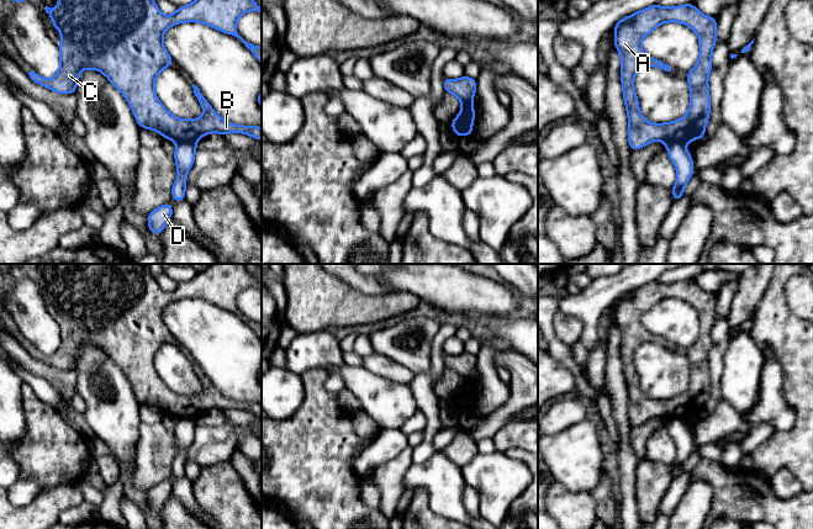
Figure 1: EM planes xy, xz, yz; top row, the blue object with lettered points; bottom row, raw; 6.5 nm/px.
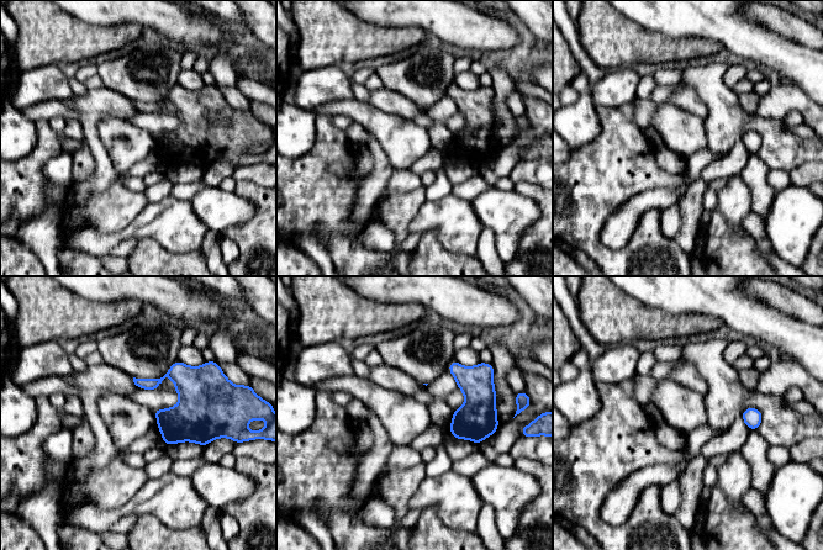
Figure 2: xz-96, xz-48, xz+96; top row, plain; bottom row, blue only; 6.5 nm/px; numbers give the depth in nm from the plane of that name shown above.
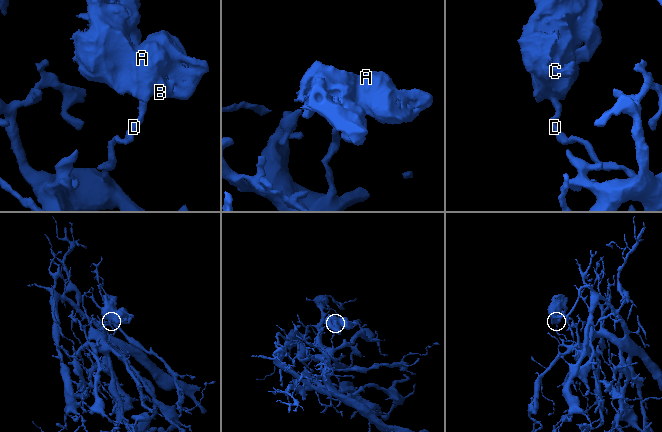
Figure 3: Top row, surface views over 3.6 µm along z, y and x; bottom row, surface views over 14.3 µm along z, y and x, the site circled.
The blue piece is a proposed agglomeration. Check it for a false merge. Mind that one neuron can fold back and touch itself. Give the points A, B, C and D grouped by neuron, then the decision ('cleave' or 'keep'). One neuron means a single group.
A B C / D; cleave

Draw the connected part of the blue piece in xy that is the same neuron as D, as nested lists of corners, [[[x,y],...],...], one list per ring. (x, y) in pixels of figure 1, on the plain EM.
[[[170,480],[159,482],[148,490],[148,504],[149,507],[158,512],[163,508],[165,501],[173,492],[173,483]]]

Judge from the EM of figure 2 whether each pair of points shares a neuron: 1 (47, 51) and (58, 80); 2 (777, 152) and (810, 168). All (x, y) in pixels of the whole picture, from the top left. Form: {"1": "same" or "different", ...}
{"1": "different", "2": "different"}

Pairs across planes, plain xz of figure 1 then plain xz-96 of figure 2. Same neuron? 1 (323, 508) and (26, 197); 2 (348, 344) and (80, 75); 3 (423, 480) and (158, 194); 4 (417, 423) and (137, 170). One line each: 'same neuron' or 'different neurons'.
1: same neuron
2: same neuron
3: different neurons
4: same neuron

